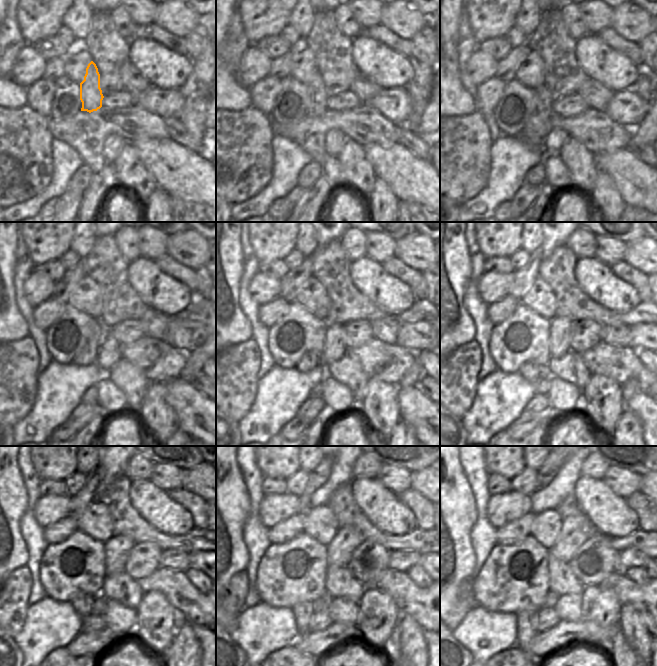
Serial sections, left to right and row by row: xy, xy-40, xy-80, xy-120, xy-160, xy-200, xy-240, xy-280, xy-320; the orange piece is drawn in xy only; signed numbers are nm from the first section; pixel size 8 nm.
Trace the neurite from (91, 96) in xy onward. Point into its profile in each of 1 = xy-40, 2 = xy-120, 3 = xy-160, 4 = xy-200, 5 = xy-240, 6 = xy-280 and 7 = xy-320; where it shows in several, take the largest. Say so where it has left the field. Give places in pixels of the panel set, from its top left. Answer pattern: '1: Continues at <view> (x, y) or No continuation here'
1: Continues at xy-40 (317, 97)
2: Continues at xy-120 (86, 356)
3: Continues at xy-160 (308, 361)
4: Continues at xy-200 (532, 372)
5: Continues at xy-240 (82, 603)
6: Continues at xy-280 (302, 612)
7: Continues at xy-320 (525, 620)

